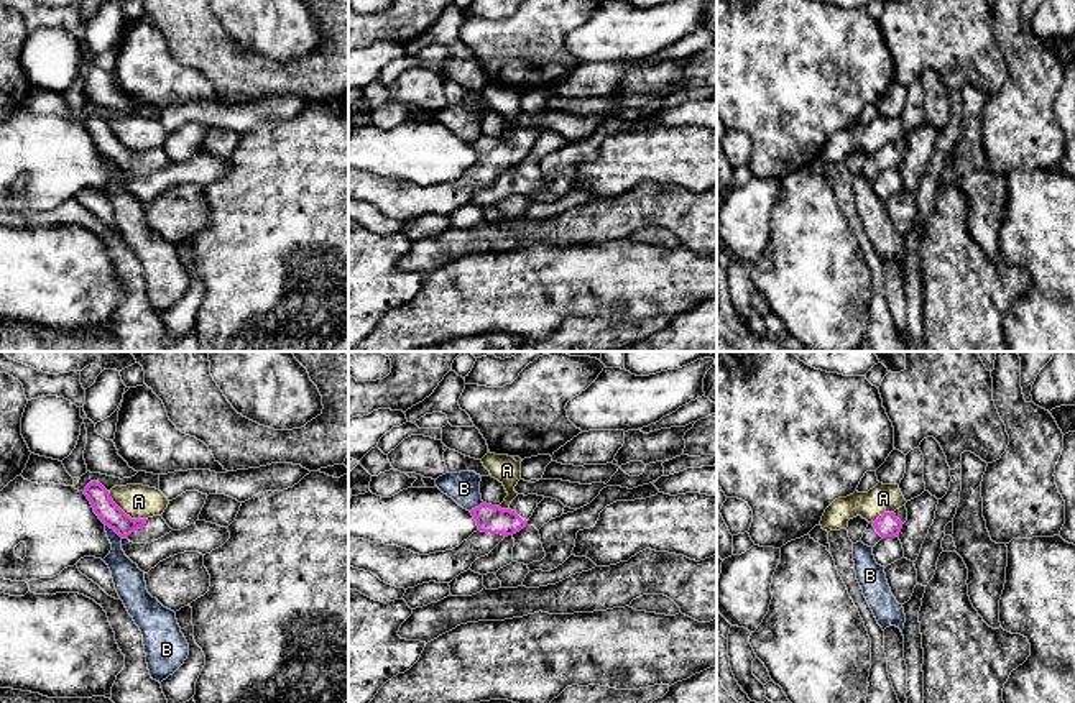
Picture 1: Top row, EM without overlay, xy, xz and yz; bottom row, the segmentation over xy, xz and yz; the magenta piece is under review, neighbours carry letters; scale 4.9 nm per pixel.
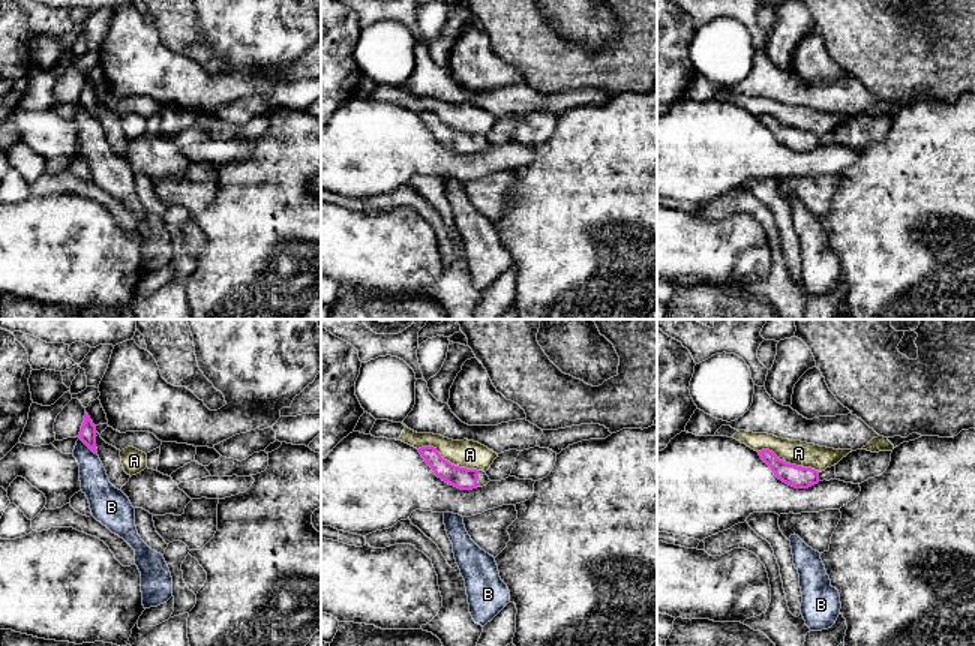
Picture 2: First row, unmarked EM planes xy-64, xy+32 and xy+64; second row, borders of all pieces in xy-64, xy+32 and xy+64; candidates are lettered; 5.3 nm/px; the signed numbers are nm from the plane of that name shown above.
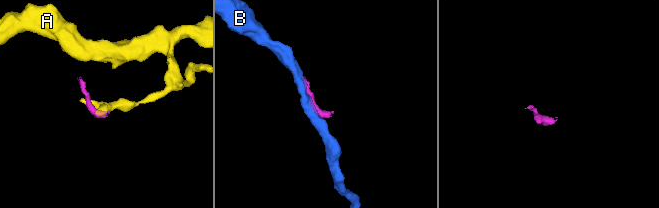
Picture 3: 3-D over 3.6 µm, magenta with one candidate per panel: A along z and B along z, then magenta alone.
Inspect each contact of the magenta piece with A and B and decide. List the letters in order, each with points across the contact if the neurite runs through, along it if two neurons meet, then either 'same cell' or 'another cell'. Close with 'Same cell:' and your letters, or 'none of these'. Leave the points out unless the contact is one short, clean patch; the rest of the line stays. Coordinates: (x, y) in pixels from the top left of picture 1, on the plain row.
A: border along xy (107, 124), (127, 147), (145, 151); another cell
B: another cell
Same cell: none of these

